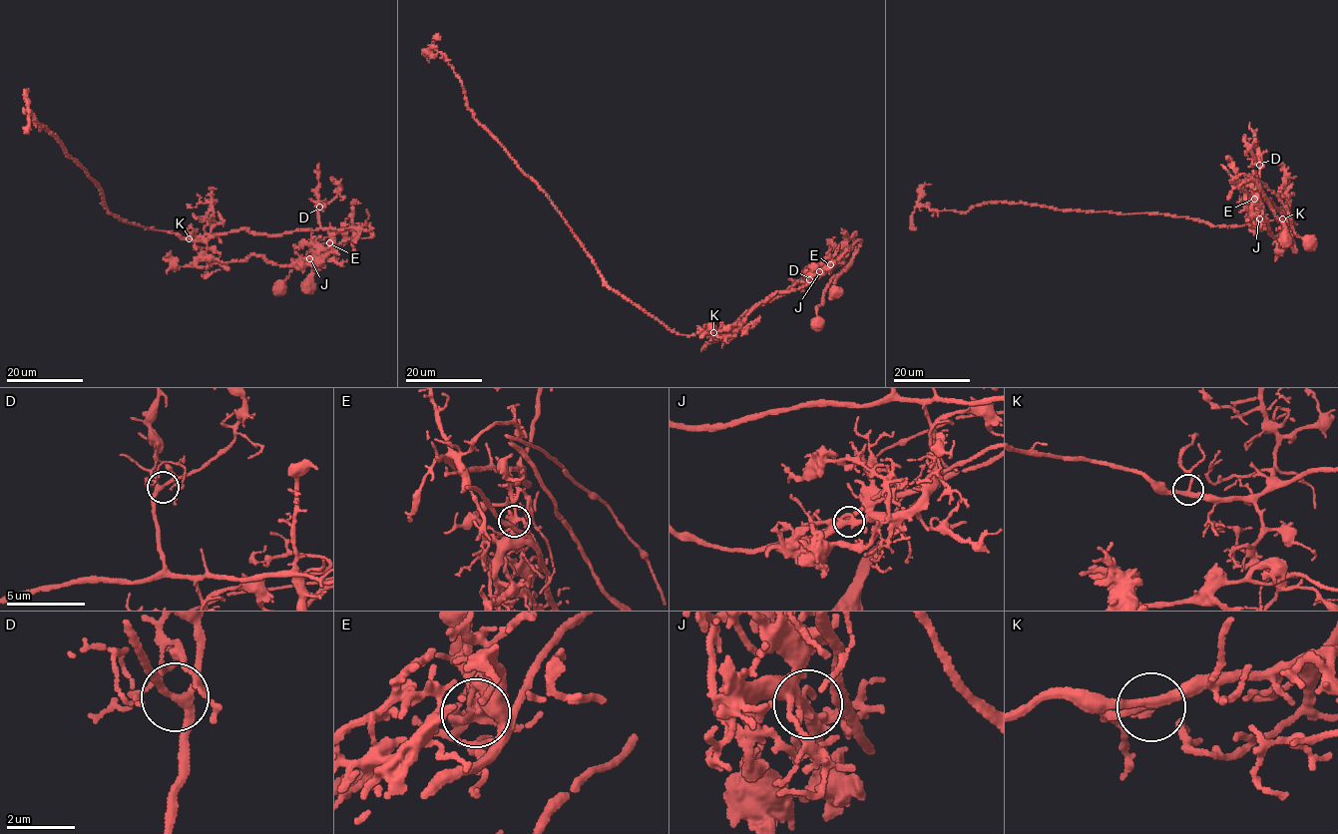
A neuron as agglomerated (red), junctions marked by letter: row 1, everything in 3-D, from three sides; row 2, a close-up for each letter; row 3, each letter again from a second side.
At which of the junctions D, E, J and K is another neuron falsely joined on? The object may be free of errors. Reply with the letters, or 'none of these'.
E

